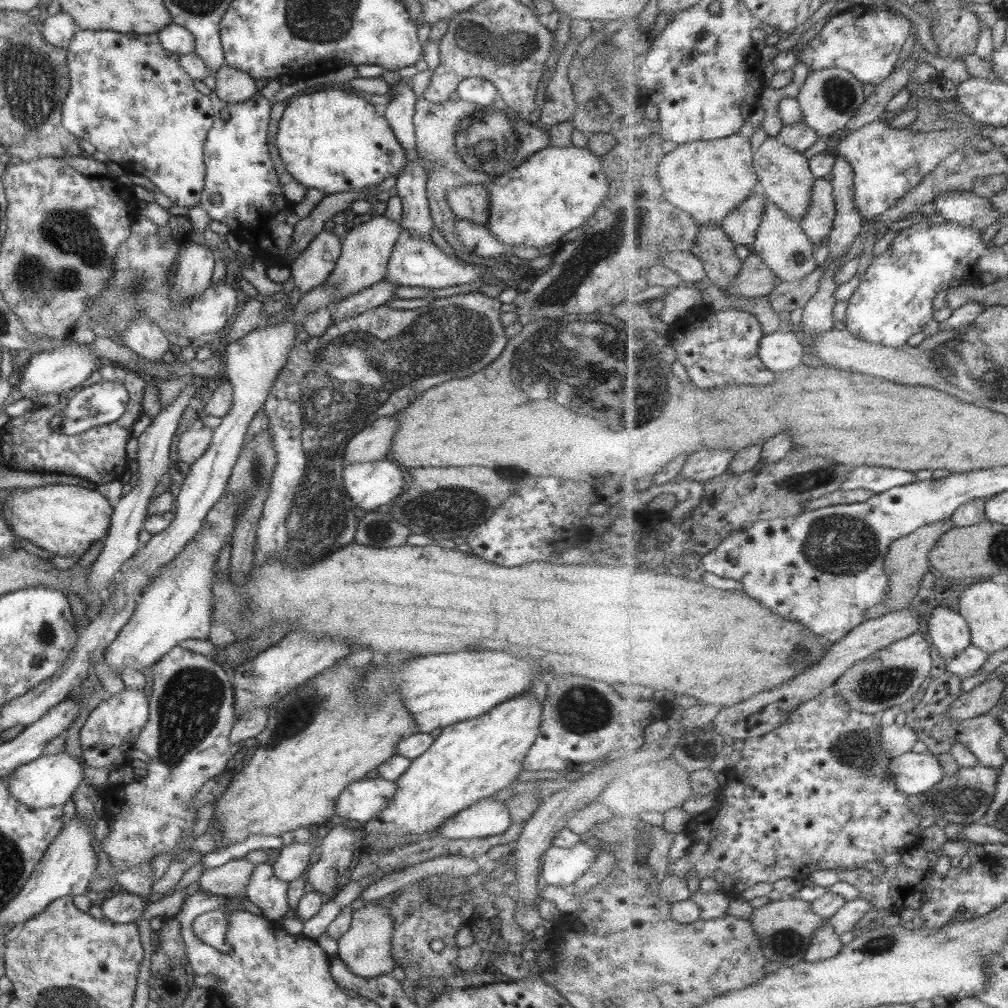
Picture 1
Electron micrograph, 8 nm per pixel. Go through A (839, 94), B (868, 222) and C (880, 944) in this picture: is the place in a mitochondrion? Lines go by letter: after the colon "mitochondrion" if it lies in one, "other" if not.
A: mitochondrion
B: other
C: mitochondrion

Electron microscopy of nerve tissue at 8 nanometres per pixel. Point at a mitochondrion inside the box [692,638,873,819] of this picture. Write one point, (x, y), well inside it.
(801, 655)

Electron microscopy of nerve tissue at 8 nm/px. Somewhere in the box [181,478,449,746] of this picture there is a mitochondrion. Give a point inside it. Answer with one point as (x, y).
(378, 531)

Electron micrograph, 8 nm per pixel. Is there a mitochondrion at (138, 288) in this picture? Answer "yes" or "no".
yes

